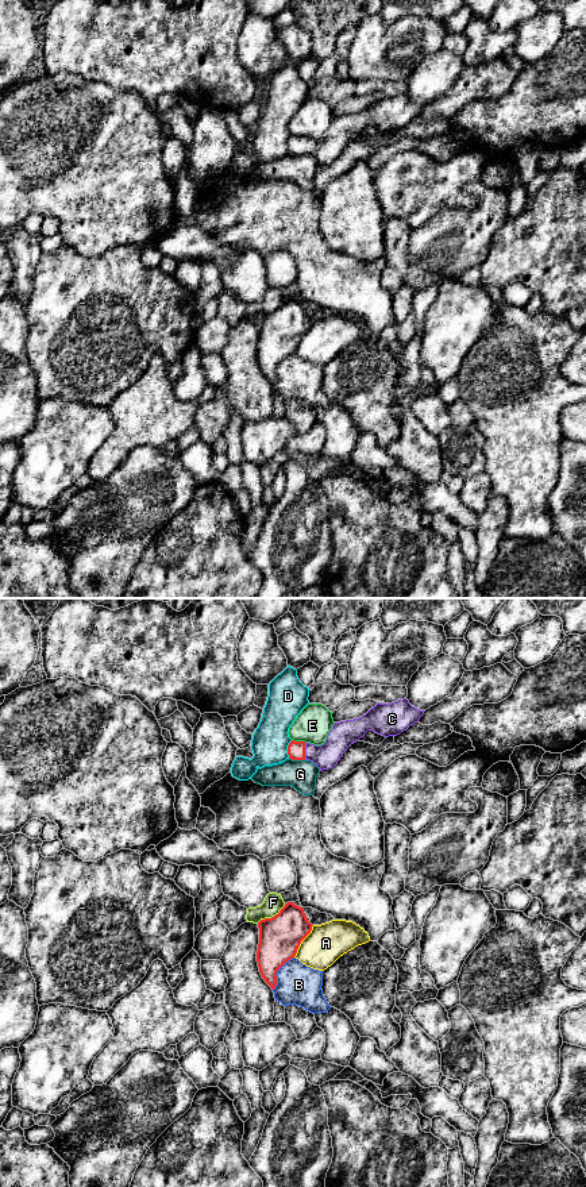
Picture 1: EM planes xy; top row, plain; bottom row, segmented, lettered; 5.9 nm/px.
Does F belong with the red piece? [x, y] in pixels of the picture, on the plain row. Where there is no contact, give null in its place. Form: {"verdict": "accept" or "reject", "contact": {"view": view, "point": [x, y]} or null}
{"verdict": "reject", "contact": {"view": "xy", "point": [272, 312]}}

